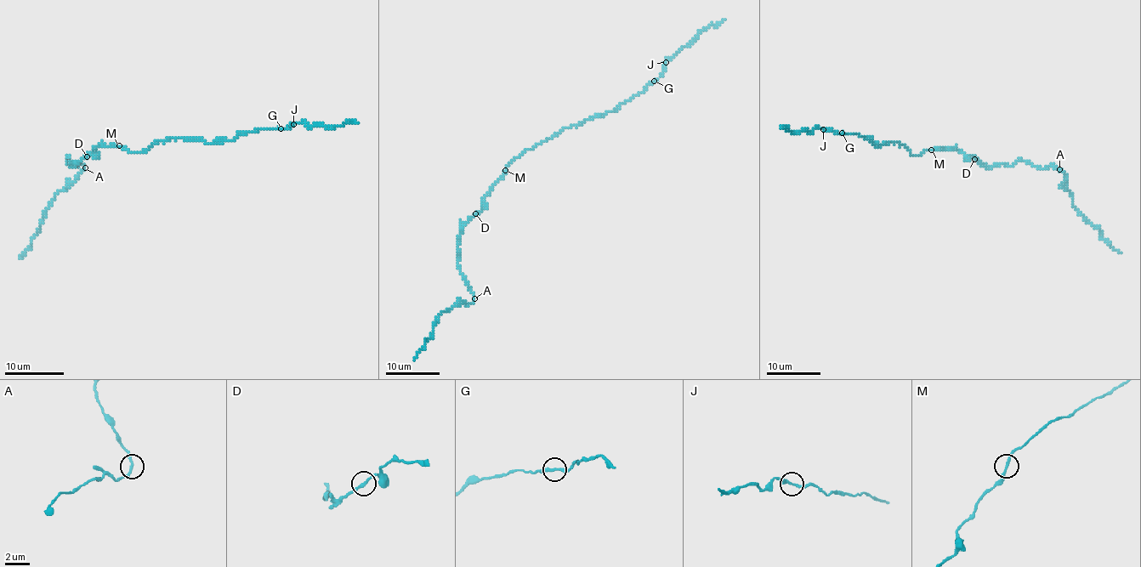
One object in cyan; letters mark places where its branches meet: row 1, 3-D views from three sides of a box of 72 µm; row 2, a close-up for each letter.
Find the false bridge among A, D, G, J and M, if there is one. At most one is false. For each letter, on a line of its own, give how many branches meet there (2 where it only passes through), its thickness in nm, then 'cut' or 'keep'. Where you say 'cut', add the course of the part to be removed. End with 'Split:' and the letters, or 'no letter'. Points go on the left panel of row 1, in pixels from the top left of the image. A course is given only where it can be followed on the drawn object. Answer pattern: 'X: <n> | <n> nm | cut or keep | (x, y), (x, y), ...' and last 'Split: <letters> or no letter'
A: 2 | 200 nm | keep
D: 2 | 220 nm | keep
G: 2 | 240 nm | keep
J: 2 | 240 nm | keep
M: 2 | 240 nm | keep
Split: no letter

